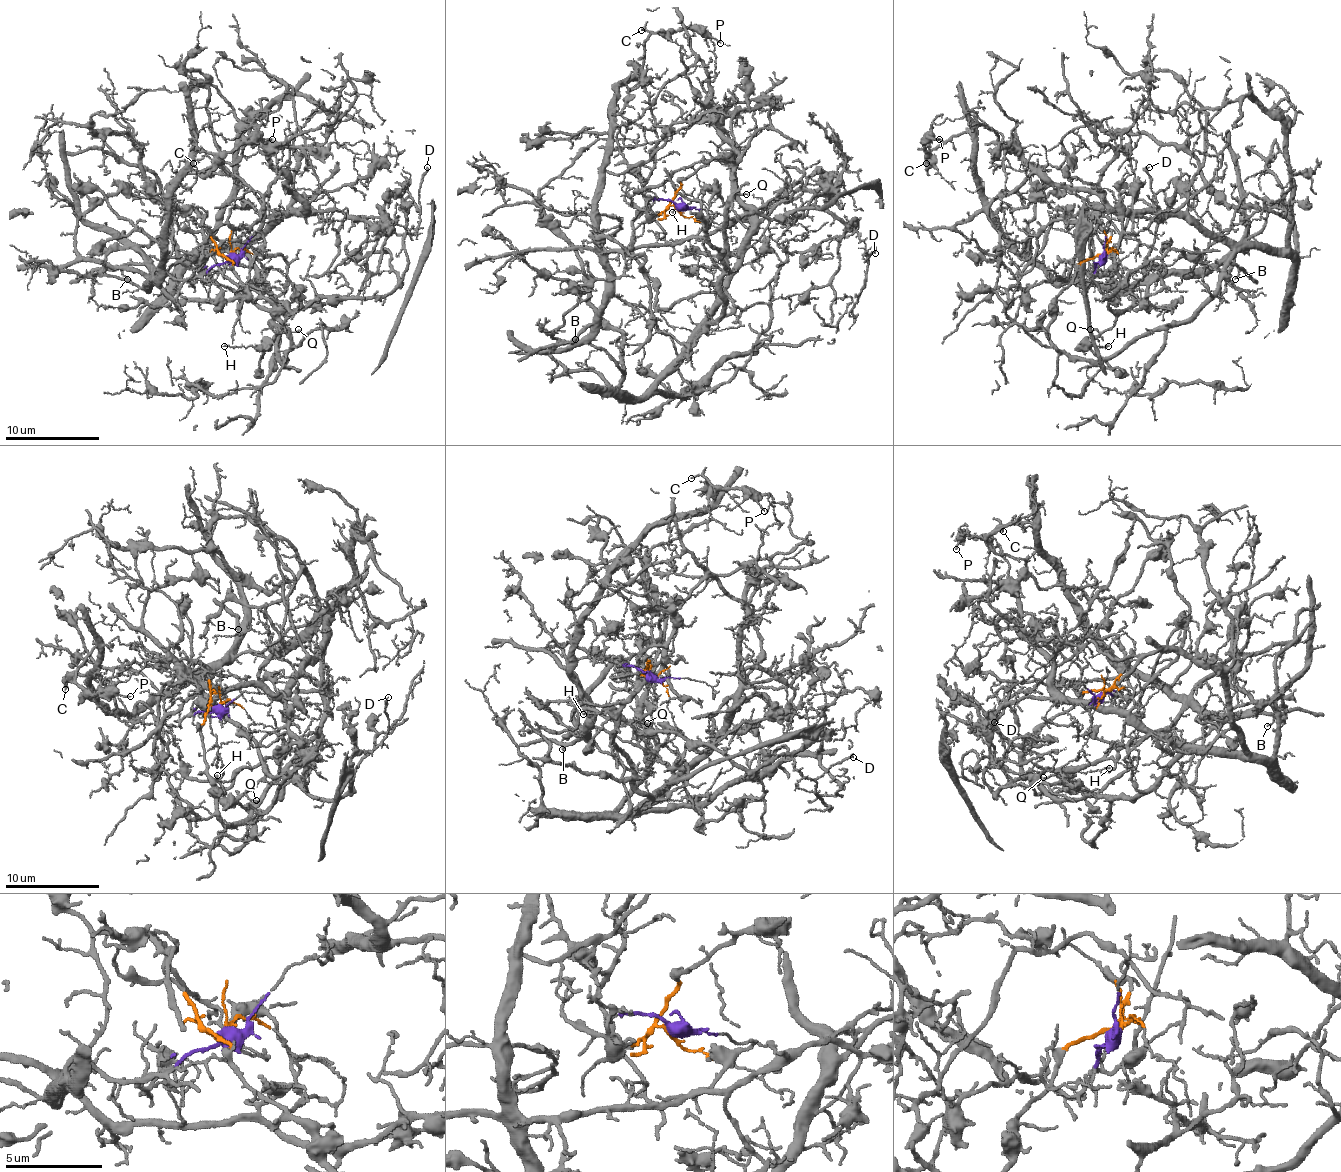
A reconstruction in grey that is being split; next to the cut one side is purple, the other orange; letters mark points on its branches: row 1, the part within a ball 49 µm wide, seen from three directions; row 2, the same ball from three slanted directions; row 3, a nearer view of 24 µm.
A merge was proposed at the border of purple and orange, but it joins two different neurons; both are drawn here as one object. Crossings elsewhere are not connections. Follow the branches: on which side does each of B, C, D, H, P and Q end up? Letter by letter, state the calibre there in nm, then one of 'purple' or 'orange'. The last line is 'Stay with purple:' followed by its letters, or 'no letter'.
B: 120 nm thick; purple
C: 130 nm thick; purple
D: 190 nm thick; purple
H: 80 nm thick; purple
P: 120 nm thick; purple
Q: 130 nm thick; purple
Stay with purple: B, C, D, H, P, Q

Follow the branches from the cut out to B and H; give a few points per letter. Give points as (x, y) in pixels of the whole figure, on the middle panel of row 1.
B: (676, 208), (638, 189), (636, 166), (601, 171), (596, 241), (605, 272), (603, 312), (575, 338)
H: (676, 208), (638, 189), (636, 166), (601, 171), (608, 251), (733, 222), (714, 192), (671, 213)

